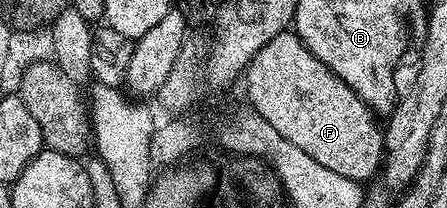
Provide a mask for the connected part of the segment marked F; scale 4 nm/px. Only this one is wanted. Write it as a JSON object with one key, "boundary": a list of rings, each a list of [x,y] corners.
{"boundary":[[[294,31],[270,38],[270,42],[254,54],[242,73],[242,84],[248,87],[247,103],[266,118],[282,138],[310,154],[319,165],[359,182],[381,171],[384,134],[377,113],[307,50]]]}

